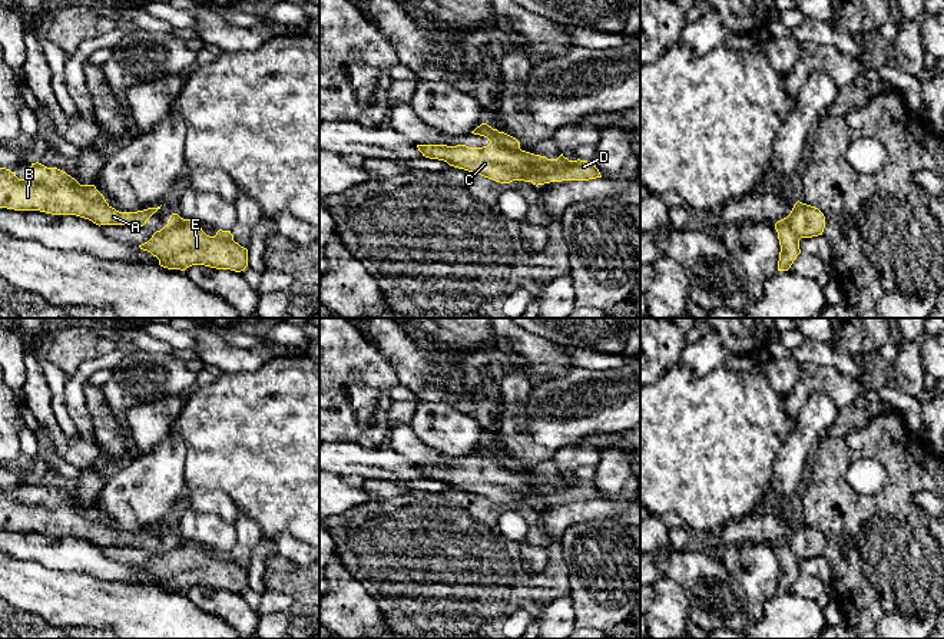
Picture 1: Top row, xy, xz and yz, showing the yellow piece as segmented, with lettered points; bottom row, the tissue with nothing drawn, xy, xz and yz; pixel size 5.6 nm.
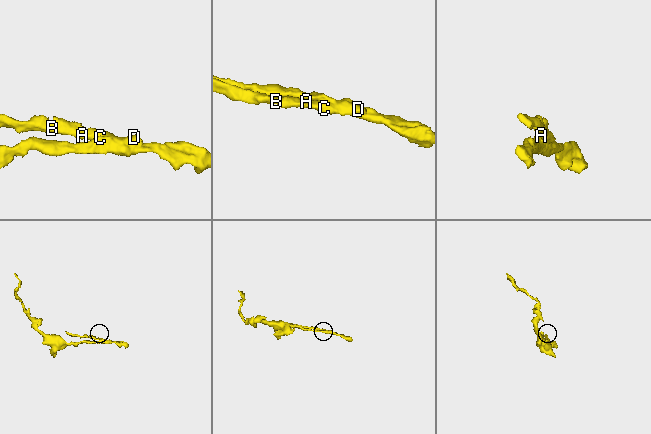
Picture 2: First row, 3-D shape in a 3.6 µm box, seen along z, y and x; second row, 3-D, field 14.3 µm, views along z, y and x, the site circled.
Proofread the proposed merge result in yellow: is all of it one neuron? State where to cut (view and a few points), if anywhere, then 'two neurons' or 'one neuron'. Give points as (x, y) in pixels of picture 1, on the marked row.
xz (490, 142), (519, 149) | two neurons

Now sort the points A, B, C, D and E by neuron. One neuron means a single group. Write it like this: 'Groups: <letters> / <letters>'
Groups: A B C D / E

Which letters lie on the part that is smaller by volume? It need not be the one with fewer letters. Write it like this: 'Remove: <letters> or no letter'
Remove: A, B, C, D

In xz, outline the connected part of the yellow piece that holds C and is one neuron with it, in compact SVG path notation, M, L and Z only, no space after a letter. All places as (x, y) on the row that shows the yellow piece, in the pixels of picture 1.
M496 143L483 148L466 145L417 145L423 156L447 162L500 183L513 181L544 185L562 181L589 181L602 178L594 162L569 160L563 153L557 159L534 155L521 149L507 149Z

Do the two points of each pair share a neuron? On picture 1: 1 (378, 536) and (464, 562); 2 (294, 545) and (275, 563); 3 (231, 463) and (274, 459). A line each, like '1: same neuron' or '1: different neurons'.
1: same neuron
2: different neurons
3: same neuron

